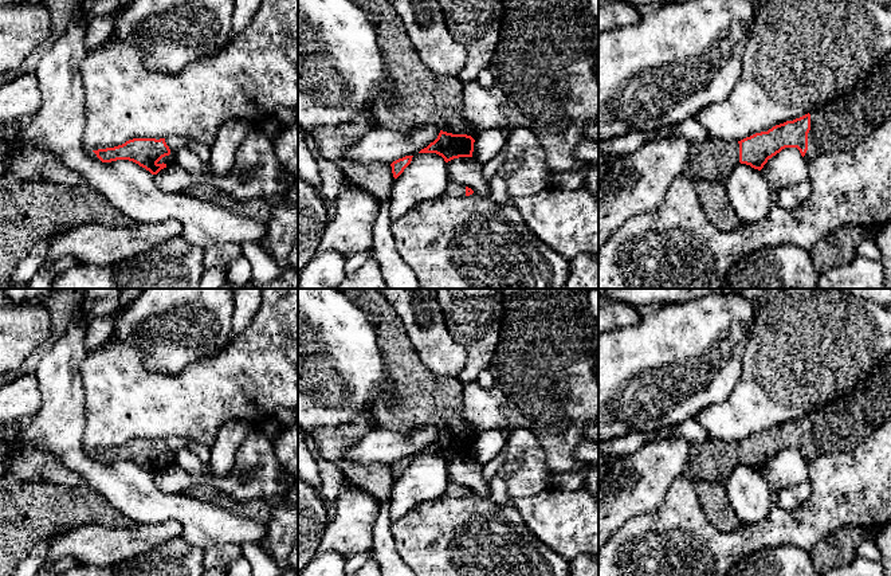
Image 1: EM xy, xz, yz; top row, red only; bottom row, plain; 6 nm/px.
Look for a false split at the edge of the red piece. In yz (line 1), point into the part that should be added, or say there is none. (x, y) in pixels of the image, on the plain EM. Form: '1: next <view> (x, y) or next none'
1: next yz (844, 422)

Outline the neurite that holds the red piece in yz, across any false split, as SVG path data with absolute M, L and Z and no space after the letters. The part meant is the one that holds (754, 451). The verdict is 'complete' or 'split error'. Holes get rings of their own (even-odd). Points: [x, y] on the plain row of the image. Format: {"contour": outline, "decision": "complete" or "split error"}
{"contour": "M891 353L852 392L800 419L741 442L710 439L690 443L682 474L692 482L726 483L739 463L761 471L769 459L785 448L797 448L809 463L824 451L848 450L861 443L890 418Z", "decision": "split error"}

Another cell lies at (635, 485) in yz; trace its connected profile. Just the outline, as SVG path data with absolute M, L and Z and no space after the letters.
M686 439L649 440L598 473L598 550L624 522L662 505L688 454Z

